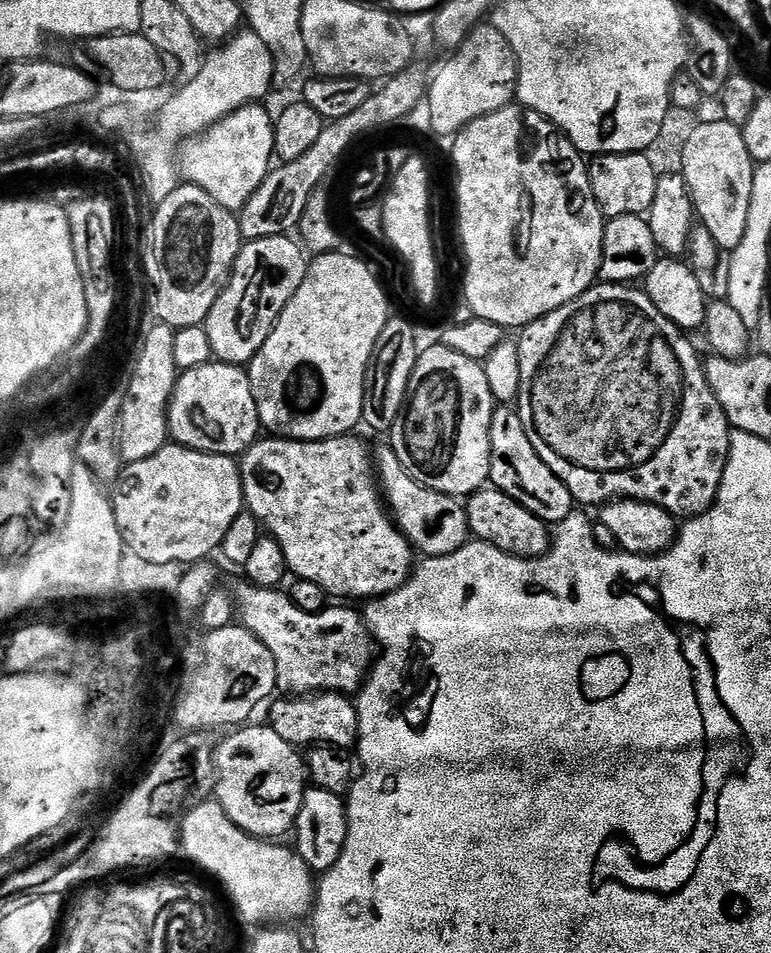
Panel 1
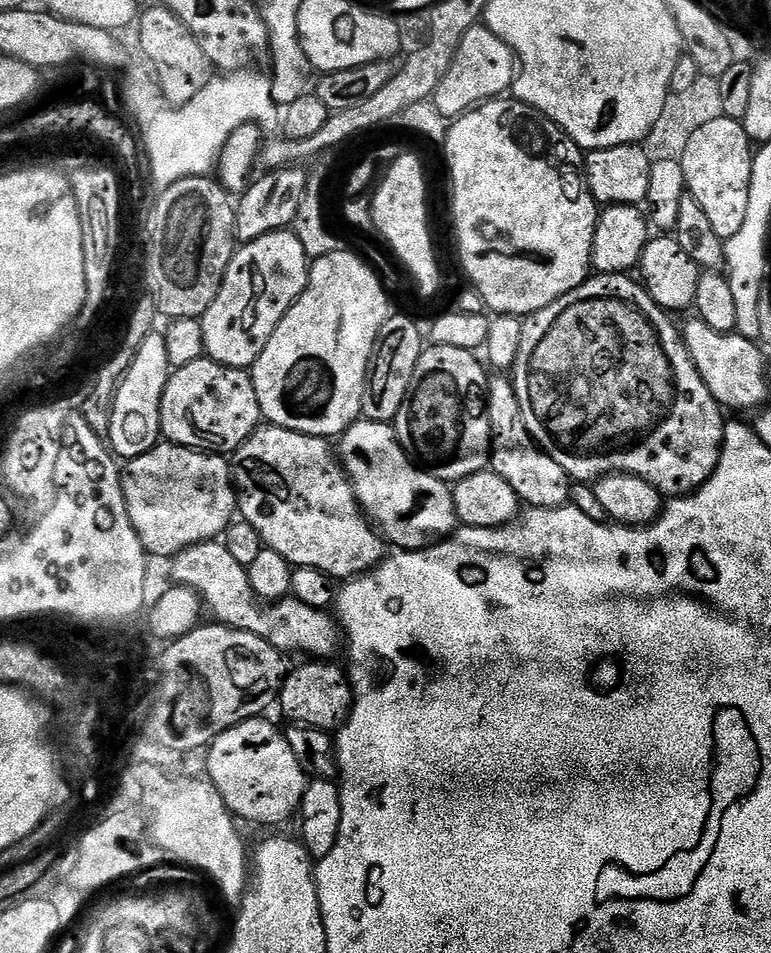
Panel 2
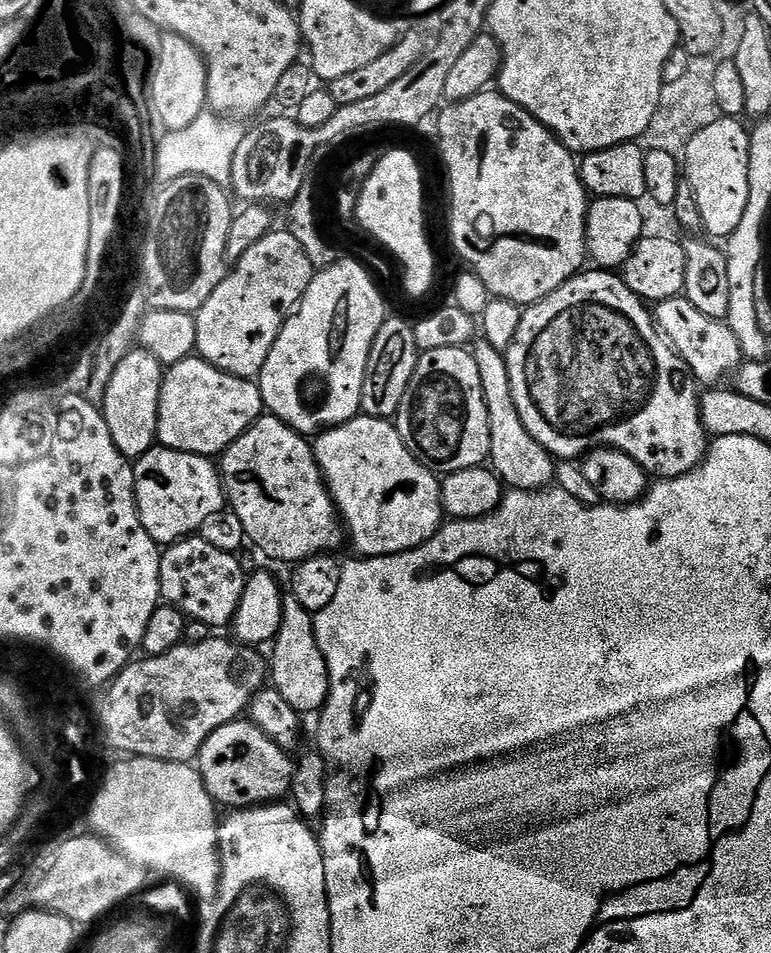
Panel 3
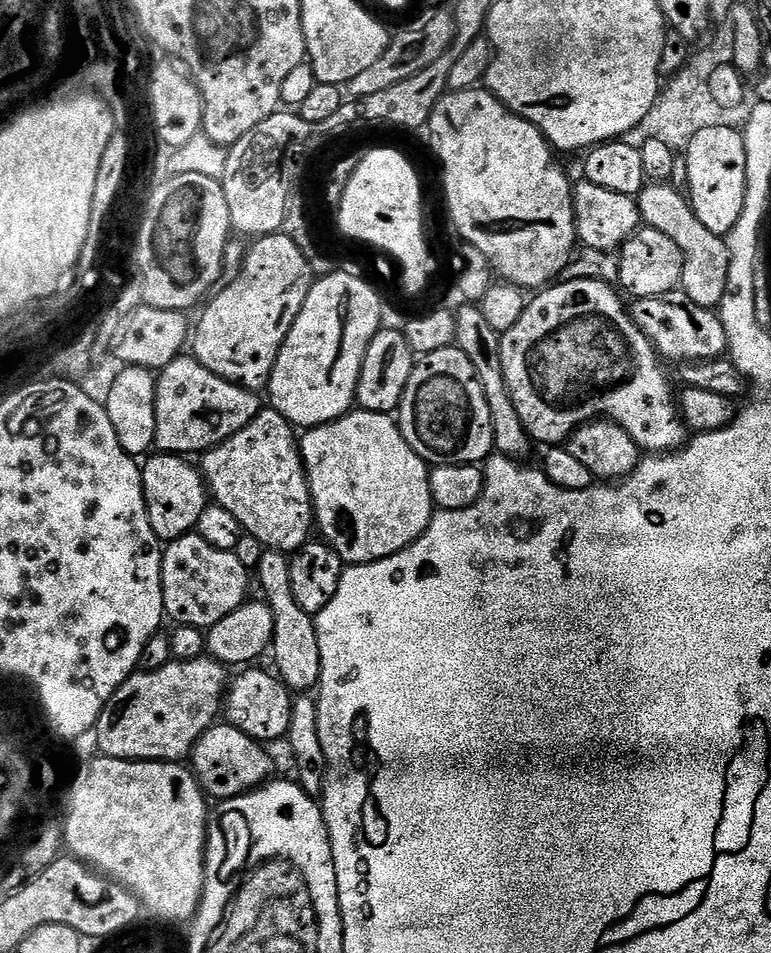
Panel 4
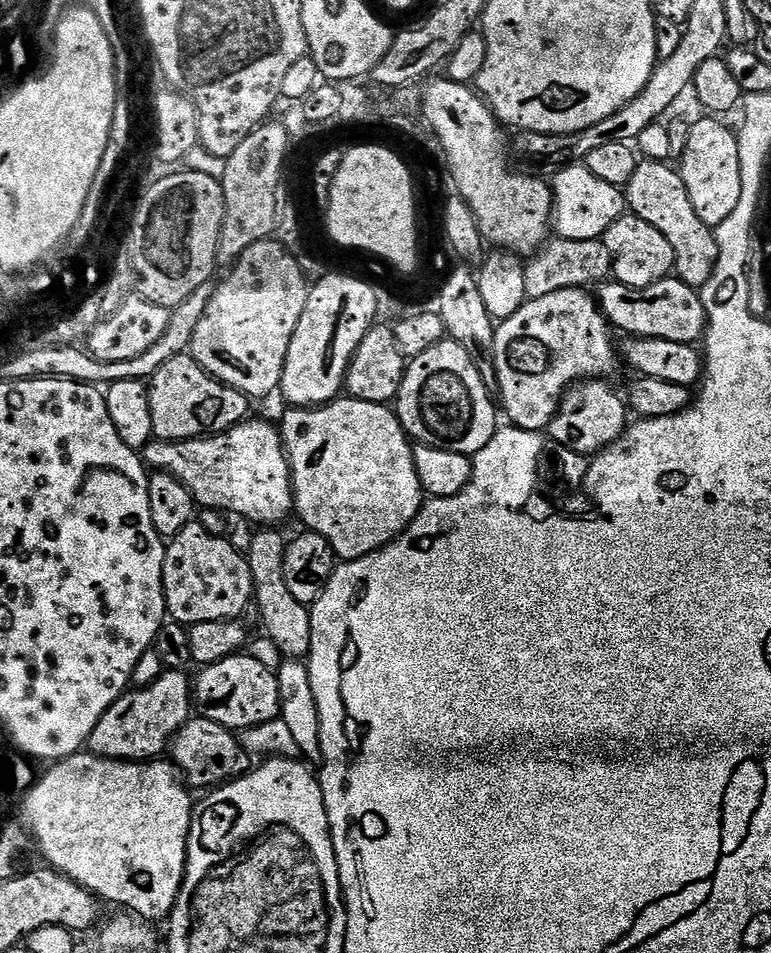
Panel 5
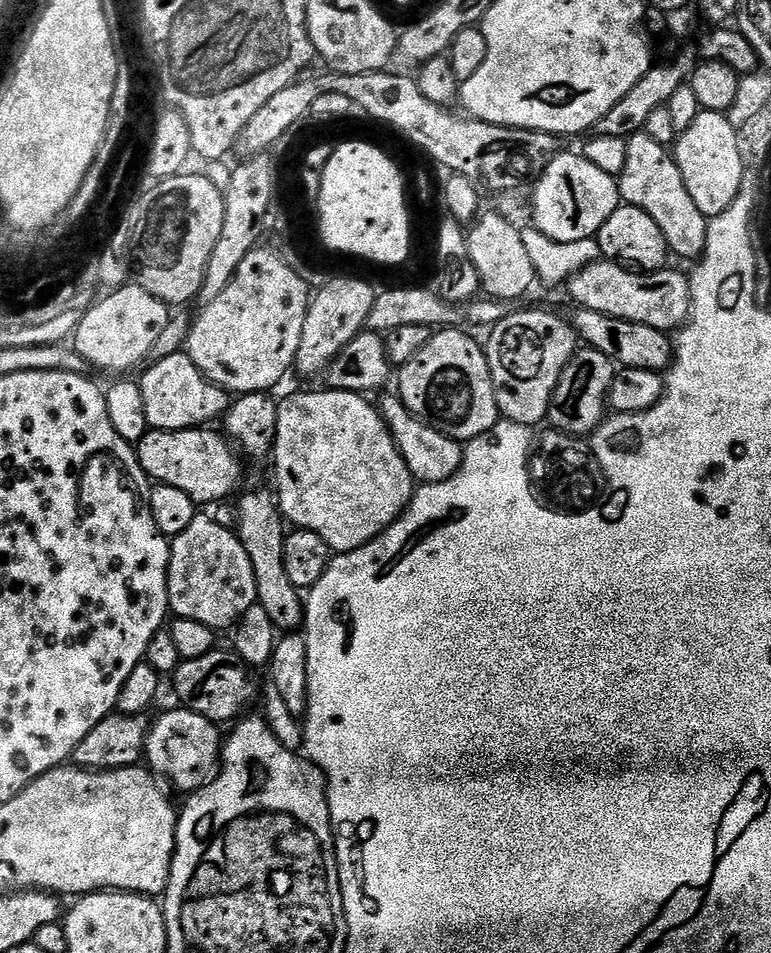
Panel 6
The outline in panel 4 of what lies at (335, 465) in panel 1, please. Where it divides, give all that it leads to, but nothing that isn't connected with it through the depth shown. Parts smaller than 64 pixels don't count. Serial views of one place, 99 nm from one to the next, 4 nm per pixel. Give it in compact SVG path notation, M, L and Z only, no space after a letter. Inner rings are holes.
M271 406L261 407L260 412L242 430L216 448L203 453L202 471L211 499L230 510L243 531L253 536L265 549L285 554L295 554L303 544L308 543L314 532L312 495L308 489L308 476L304 473L304 460L300 456L297 433L287 418L278 414Z

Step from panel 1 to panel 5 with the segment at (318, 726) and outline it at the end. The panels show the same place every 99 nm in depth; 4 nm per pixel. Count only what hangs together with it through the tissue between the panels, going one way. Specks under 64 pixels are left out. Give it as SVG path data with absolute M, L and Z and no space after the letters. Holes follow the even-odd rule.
M260 530L252 540L252 545L246 548L248 565L254 585L254 604L260 607L260 620L264 623L264 628L268 631L268 636L272 639L272 644L281 652L281 657L290 660L300 660L307 657L309 650L312 648L312 614L309 605L298 602L294 594L286 587L286 578L284 577L284 559L286 558L286 536L280 533L280 530Z

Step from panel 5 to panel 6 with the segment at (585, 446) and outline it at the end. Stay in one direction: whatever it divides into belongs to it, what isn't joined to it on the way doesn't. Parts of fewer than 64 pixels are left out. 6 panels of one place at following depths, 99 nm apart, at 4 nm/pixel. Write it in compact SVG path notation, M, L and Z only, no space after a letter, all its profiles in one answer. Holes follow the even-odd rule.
M589 347L576 351L562 370L558 386L548 404L547 423L552 423L555 431L563 432L569 438L591 437L597 426L606 419L608 391L617 375L617 365L606 358L606 354Z

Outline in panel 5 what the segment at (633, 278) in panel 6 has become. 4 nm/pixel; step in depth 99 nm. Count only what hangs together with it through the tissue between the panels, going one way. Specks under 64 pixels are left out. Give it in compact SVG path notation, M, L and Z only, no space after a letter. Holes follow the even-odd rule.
M669 278L662 282L654 282L654 286L645 288L631 288L625 284L604 282L599 285L598 303L600 311L610 321L613 329L624 331L628 336L645 336L646 338L666 338L666 342L686 342L696 344L703 341L708 327L708 311L704 309L704 303L700 292L682 282L678 278Z

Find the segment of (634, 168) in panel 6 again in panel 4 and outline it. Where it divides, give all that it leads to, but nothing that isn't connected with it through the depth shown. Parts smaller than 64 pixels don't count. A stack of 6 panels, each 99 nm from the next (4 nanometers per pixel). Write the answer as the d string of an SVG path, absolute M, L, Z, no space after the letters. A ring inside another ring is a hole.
M648 182L641 190L638 203L640 219L654 230L662 230L666 238L674 238L678 250L682 250L682 278L680 288L703 308L719 309L722 294L726 294L726 282L730 278L730 250L725 237L714 234L702 226L698 214L694 214L692 201L683 191L672 188L668 182Z

